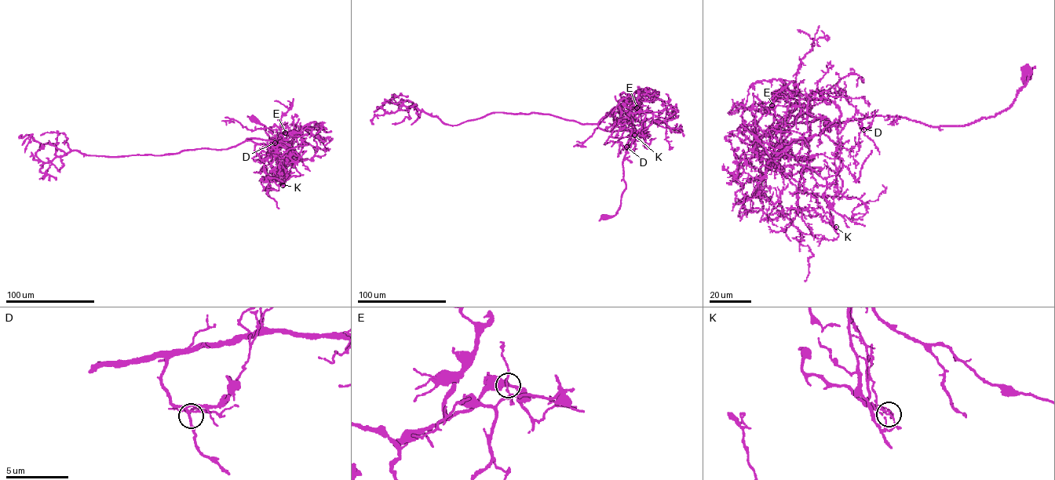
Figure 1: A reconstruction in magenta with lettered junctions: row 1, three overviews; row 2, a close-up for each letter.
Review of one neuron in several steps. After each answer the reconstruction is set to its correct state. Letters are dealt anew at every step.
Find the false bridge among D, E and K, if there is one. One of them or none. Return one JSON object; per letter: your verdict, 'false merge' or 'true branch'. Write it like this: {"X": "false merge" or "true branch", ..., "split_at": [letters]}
{"D": "true branch", "E": "true branch", "K": "false merge", "split_at": ["K"]}

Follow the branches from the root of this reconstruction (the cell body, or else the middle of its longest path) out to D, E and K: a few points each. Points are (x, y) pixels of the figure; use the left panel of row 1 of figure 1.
D: (253, 118), (254, 118), (264, 126), (269, 139), (274, 141), (271, 142), (271, 137), (277, 139), (275, 143)
E: (253, 118), (264, 126), (271, 142), (274, 137), (285, 140), (280, 133), (285, 132)
K: (253, 118), (264, 126), (271, 142), (275, 137), (288, 142), (288, 154), (280, 166), (286, 177), (282, 185)

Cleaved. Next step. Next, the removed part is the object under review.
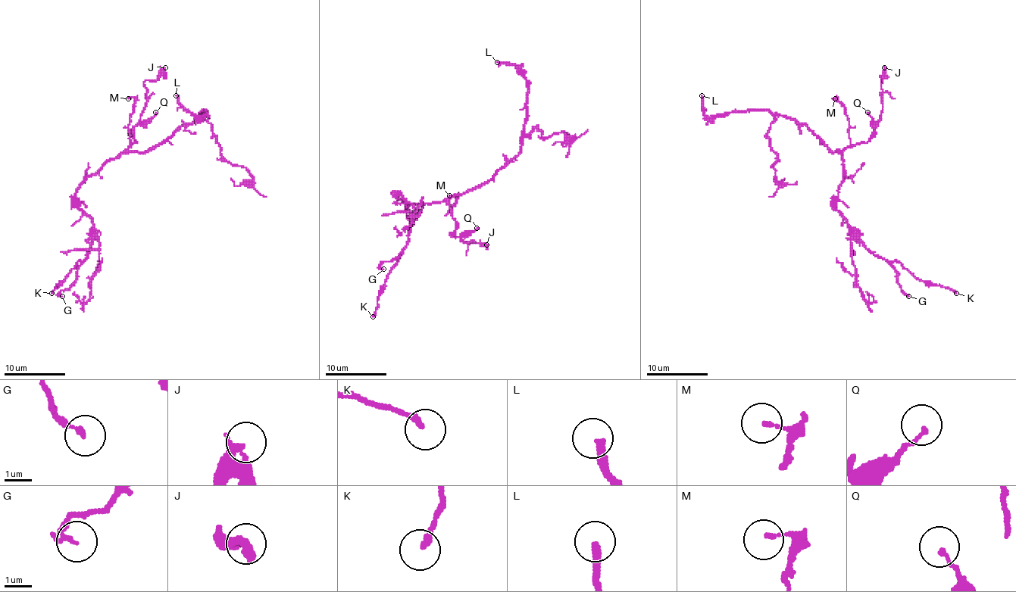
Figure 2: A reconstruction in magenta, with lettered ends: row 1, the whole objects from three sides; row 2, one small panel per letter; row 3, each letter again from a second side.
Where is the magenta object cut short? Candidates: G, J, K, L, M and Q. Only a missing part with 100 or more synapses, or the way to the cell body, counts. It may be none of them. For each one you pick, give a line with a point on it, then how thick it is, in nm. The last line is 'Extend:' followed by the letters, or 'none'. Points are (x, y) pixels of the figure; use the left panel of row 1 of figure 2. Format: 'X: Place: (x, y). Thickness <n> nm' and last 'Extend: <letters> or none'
L: Place: (176, 95). Thickness 280 nm
Extend: L

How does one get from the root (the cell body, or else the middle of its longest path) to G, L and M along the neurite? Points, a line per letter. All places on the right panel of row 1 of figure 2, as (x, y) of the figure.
G: (842, 157), (844, 179), (833, 207), (860, 241), (895, 270), (896, 282), (908, 296)
L: (842, 157), (833, 152), (806, 124), (800, 124), (790, 116), (757, 109), (708, 116), (701, 95)
M: (842, 157), (841, 152), (850, 144), (848, 118), (845, 107), (835, 98)

